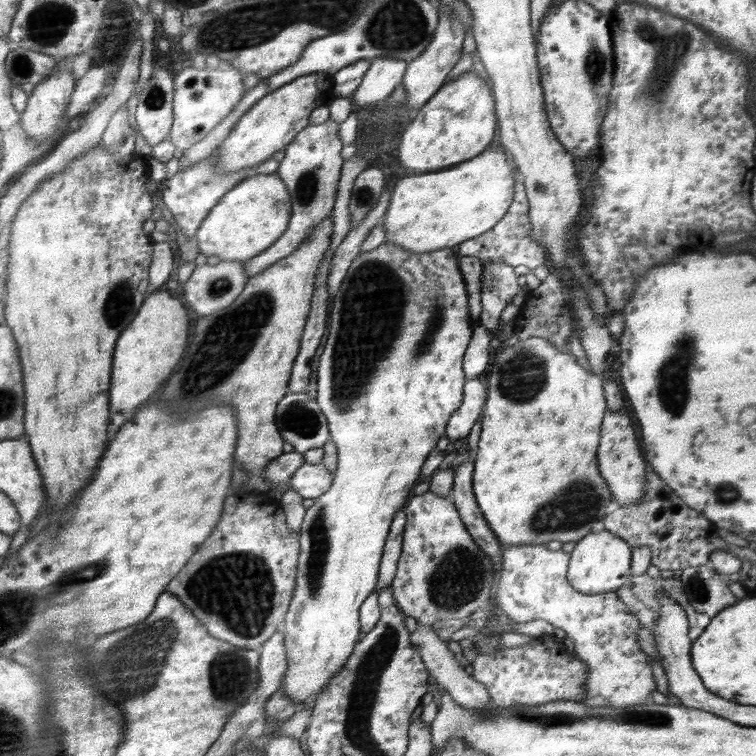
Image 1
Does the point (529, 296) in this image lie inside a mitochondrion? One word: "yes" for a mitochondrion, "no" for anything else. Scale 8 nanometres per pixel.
no

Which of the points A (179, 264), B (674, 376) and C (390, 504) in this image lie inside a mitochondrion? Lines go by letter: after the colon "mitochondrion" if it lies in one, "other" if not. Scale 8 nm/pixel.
A: other
B: mitochondrion
C: other

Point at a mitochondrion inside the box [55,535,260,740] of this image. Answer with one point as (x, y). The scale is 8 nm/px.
(130, 669)

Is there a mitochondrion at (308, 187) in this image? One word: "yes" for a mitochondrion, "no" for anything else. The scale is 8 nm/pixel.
yes

